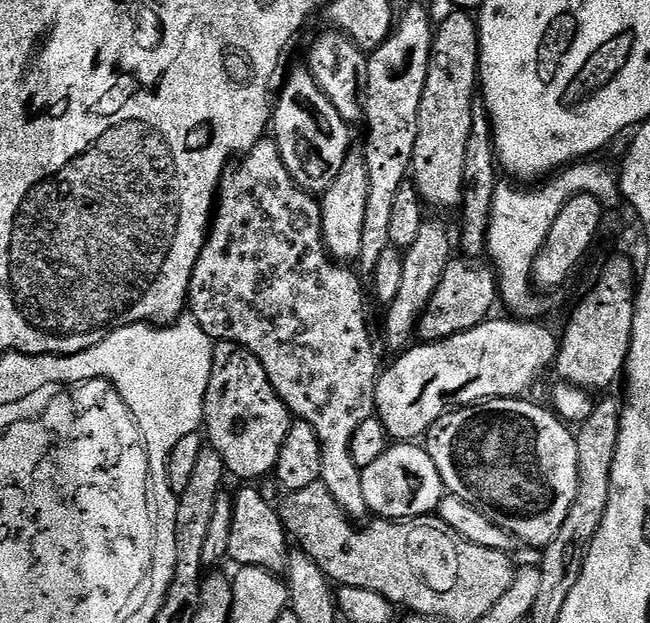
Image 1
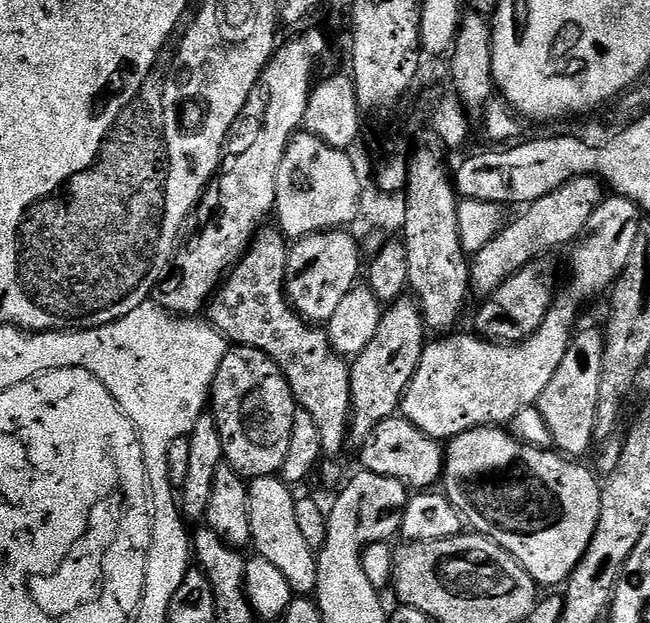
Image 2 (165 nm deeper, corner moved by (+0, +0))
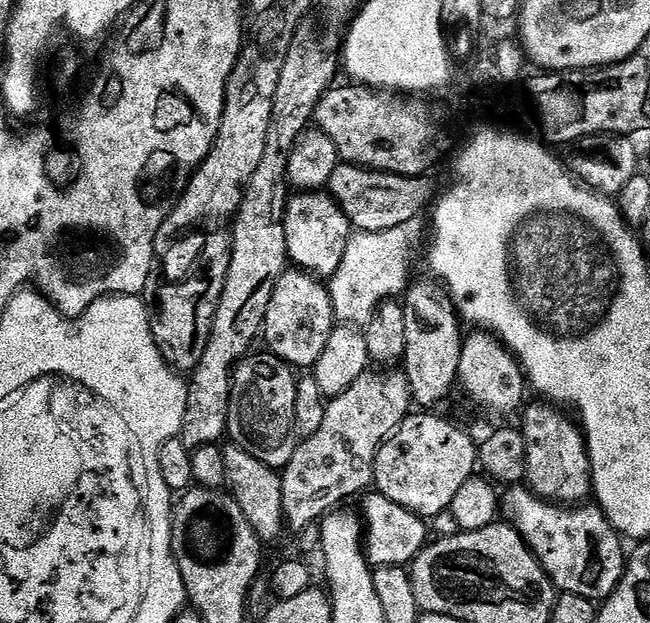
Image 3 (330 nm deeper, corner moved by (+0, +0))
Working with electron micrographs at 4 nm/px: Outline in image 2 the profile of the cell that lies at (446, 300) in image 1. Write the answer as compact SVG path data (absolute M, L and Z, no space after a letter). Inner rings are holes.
M595 175L575 176L570 182L558 186L554 194L546 194L546 198L538 198L527 205L517 220L509 219L500 233L471 257L471 291L475 295L477 292L480 298L487 298L516 272L539 261L543 252L552 252L563 244L575 245L586 230L586 222L590 222L590 214L594 214L594 210L600 205L600 188L602 189L601 181Z

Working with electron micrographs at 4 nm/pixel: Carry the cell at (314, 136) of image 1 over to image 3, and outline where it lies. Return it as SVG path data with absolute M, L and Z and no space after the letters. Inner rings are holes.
M304 190L293 195L284 215L288 259L297 269L317 278L331 278L342 263L348 237L344 227L349 224L346 214L332 199L320 190Z

